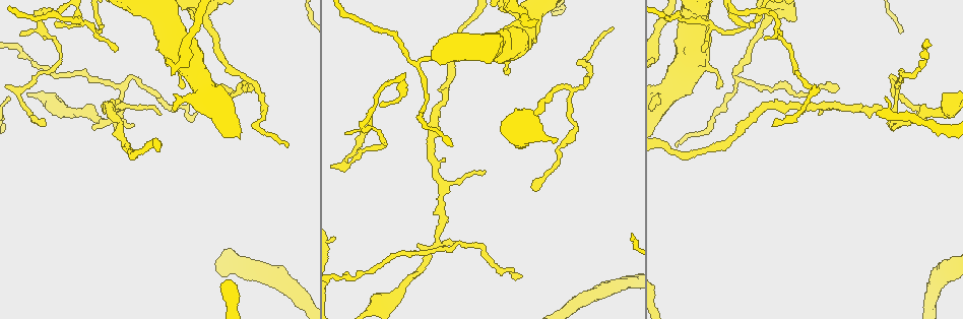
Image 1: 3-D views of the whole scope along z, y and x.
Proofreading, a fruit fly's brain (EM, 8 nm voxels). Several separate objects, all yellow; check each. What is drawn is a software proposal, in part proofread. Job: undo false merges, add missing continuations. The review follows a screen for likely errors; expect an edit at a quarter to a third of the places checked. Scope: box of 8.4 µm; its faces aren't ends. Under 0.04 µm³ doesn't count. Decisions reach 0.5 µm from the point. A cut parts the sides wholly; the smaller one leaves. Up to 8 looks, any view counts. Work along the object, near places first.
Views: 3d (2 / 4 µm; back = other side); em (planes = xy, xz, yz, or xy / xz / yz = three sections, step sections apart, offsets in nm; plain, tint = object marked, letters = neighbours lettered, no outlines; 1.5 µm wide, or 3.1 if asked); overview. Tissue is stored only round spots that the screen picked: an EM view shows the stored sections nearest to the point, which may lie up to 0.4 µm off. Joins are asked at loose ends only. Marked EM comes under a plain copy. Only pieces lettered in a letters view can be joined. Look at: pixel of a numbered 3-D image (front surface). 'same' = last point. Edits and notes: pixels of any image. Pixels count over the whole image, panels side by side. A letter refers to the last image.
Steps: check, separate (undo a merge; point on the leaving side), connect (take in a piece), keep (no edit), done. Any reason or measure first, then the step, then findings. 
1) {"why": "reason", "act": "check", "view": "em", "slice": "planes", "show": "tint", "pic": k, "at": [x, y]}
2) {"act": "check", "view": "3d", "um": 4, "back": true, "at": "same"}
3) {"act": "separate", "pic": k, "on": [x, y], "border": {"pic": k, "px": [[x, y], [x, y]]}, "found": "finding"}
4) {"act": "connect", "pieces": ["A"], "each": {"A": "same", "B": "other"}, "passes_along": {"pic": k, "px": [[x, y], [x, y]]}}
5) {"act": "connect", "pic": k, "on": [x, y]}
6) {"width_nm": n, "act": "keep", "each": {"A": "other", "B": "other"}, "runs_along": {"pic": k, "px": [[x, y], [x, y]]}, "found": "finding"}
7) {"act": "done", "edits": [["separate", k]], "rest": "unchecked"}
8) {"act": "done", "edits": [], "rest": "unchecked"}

{"why": "end of a long branch", "act": "check", "view": "em", "slice": "planes", "show": "tint", "pic": 1, "at": [521, 277]}

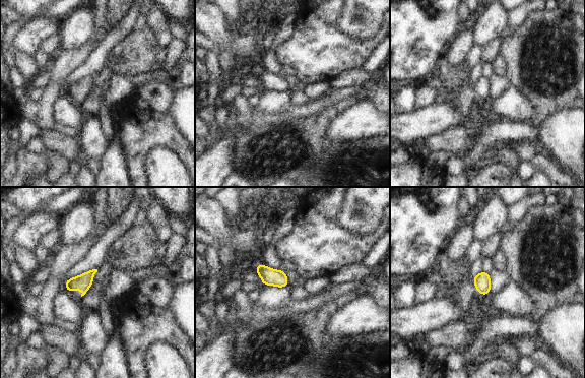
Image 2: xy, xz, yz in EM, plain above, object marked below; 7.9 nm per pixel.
{"act": "check", "view": "em", "slice": "planes", "show": "letters", "at": "same"}

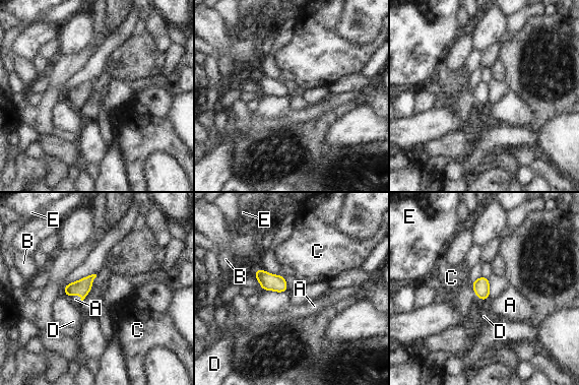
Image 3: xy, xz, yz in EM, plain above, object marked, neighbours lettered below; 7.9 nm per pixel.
{"act": "connect", "pieces": ["A"], "each": {"A": "same", "B": "other", "C": "other", "D": "other", "E": "other"}, "passes_along": {"pic": 3, "px": [[82, 286], [76, 294], [75, 299]]}, "found": "it goes on there"}

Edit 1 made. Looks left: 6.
{"why": "redraw", "act": "check", "view": "overview"}

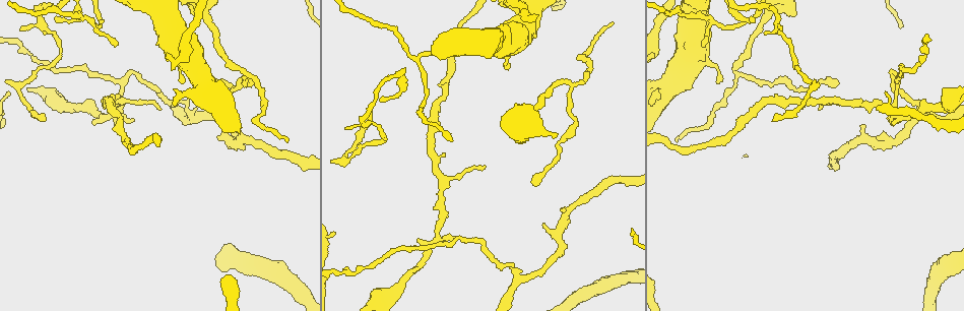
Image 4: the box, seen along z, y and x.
{"why": "sharp bend", "act": "check", "view": "3d", "um": 4, "back": true, "pic": 4, "at": [438, 237]}

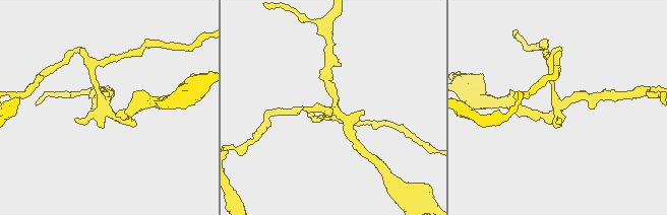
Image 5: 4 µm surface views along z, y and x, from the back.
{"why": "now the EM", "act": "check", "view": "em", "slice": "xz", "step": 8, "show": "tint", "pic": 5, "at": [108, 107]}

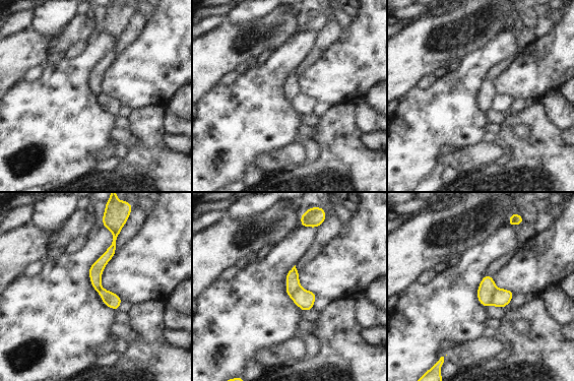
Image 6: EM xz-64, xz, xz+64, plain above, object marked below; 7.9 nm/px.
{"why": "cut it another way", "act": "check", "view": "em", "slice": "xy", "step": 4, "show": "letters", "at": "same"}

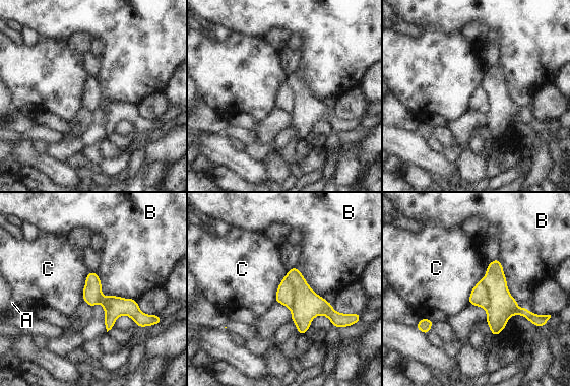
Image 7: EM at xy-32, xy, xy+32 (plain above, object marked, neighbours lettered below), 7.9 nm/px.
{"longest_contact_nm": ["B", 400], "act": "separate", "pic": 7, "on": [306, 305], "each": {"A": "other", "B": "other", "C": "other"}, "border": {"pic": 7, "px": [[286, 276], [293, 291], [291, 308]]}, "found": "two neurons meet here"}

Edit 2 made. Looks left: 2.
{"why": "tapers out", "act": "check", "view": "3d", "um": 4, "back": true, "pic": 4, "at": [752, 17]}

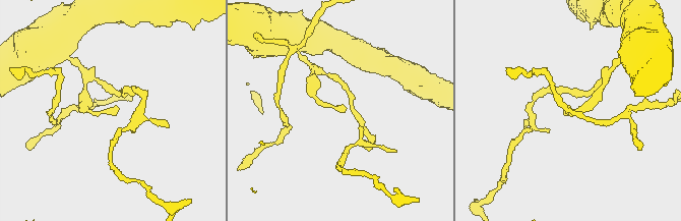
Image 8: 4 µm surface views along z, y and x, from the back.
{"why": "now the EM", "act": "check", "view": "em", "slice": "planes", "show": "letters", "pic": 8, "at": [570, 106]}

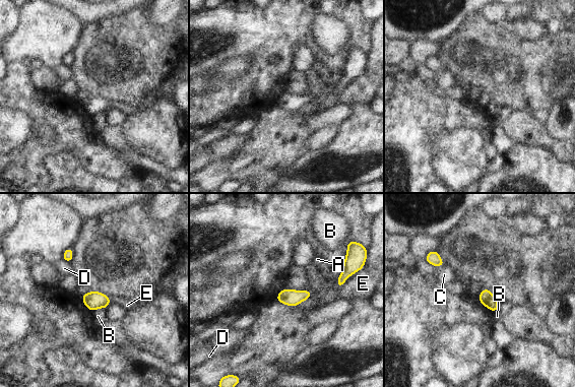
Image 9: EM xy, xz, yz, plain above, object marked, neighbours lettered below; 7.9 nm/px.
{"width_nm": 120, "act": "keep", "each": {"A": "other", "B": "other", "C": "other", "D": "other", "E": "other"}, "border": {"pic": 9, "px": [[355, 272], [339, 288]]}, "found": "no lettered piece goes on from it"}

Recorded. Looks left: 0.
{"act": "done", "edits": [["connect", 3], ["separate", 7]], "rest": "unchecked"}

